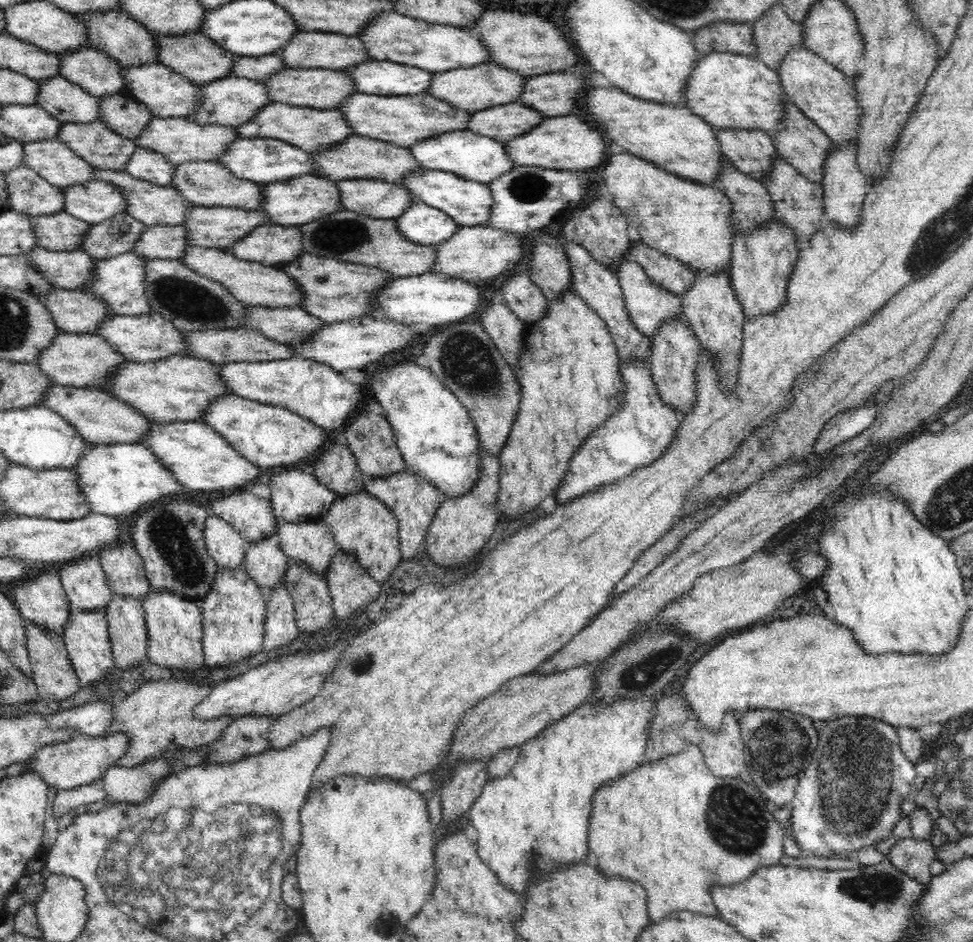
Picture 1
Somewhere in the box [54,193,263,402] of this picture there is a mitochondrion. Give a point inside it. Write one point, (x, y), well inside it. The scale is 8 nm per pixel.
(186, 300)

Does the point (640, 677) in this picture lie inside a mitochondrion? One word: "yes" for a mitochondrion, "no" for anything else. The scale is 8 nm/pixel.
yes

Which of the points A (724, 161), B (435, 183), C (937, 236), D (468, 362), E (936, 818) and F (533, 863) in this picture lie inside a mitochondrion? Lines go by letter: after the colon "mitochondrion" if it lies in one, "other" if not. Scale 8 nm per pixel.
A: other
B: other
C: mitochondrion
D: mitochondrion
E: other
F: mitochondrion

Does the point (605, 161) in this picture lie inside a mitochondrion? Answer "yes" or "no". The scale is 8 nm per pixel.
no

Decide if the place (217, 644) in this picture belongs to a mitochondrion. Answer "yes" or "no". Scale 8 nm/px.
no

